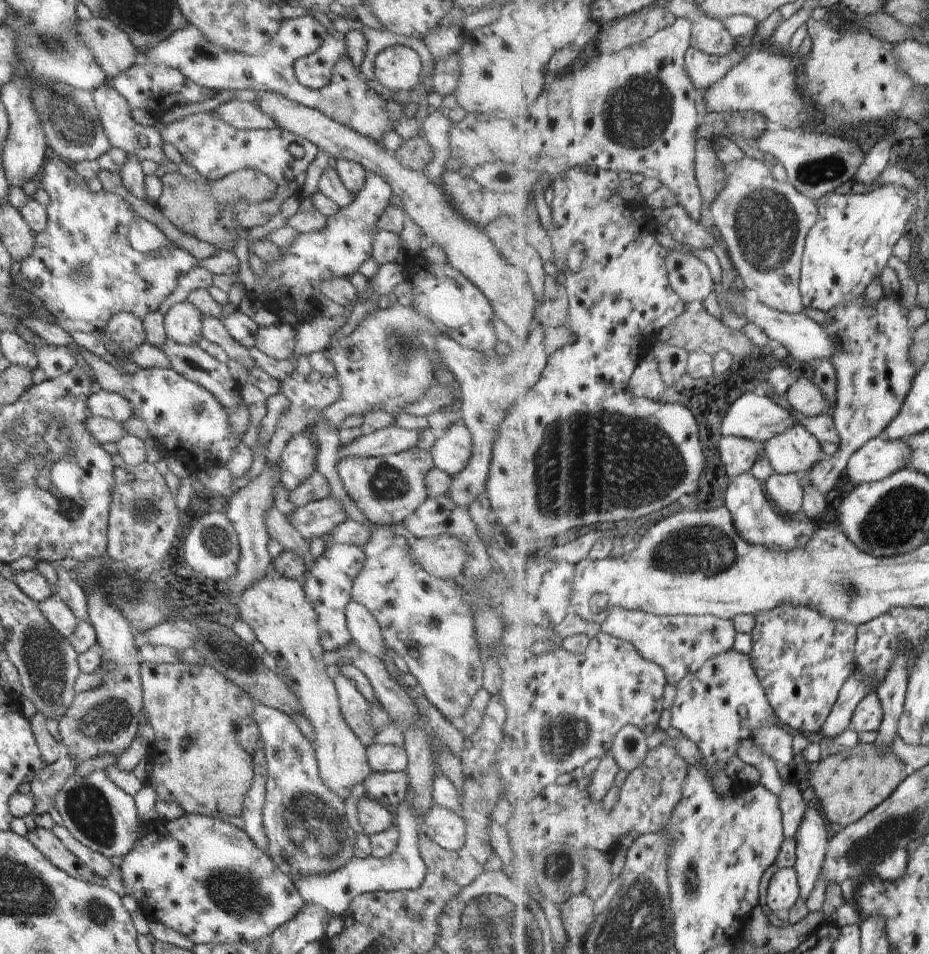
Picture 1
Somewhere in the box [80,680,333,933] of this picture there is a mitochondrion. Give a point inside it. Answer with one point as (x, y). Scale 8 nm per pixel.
(230, 891)

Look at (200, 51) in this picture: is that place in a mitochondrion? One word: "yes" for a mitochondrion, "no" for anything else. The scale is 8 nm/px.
yes

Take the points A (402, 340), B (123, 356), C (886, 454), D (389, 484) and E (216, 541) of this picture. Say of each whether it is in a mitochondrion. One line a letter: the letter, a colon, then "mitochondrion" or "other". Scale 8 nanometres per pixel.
A: mitochondrion
B: other
C: other
D: mitochondrion
E: mitochondrion

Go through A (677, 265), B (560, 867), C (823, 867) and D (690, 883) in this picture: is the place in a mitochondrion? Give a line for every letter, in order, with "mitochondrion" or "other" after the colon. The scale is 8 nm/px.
A: other
B: mitochondrion
C: other
D: mitochondrion

